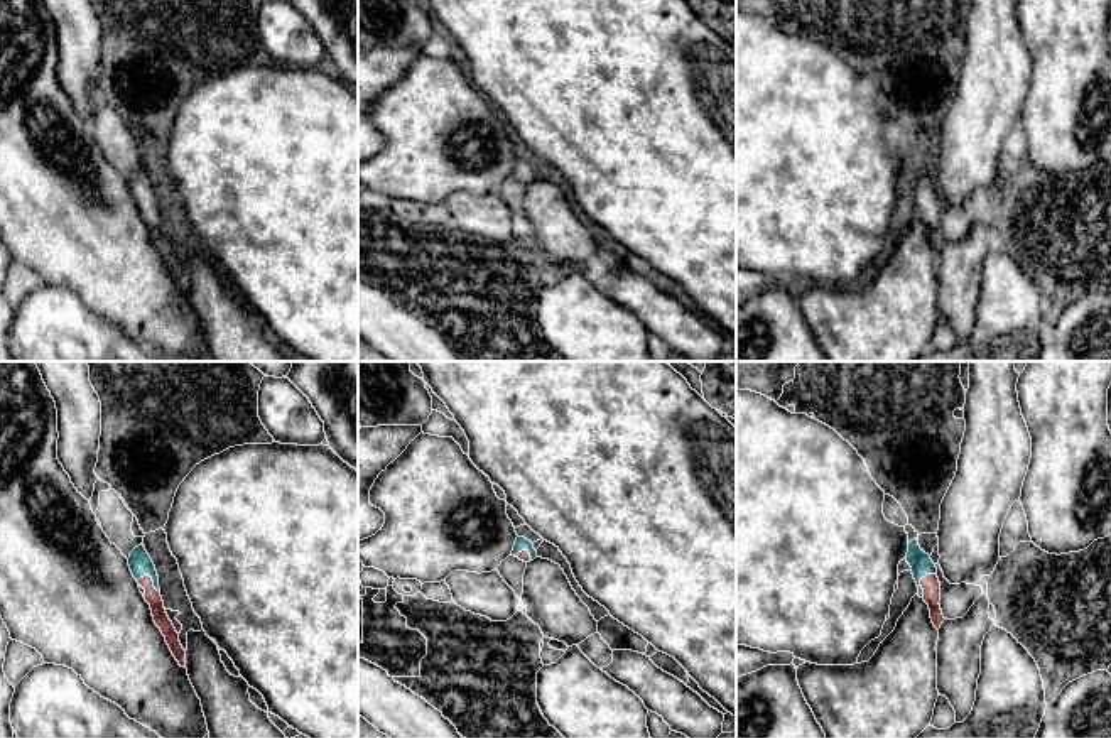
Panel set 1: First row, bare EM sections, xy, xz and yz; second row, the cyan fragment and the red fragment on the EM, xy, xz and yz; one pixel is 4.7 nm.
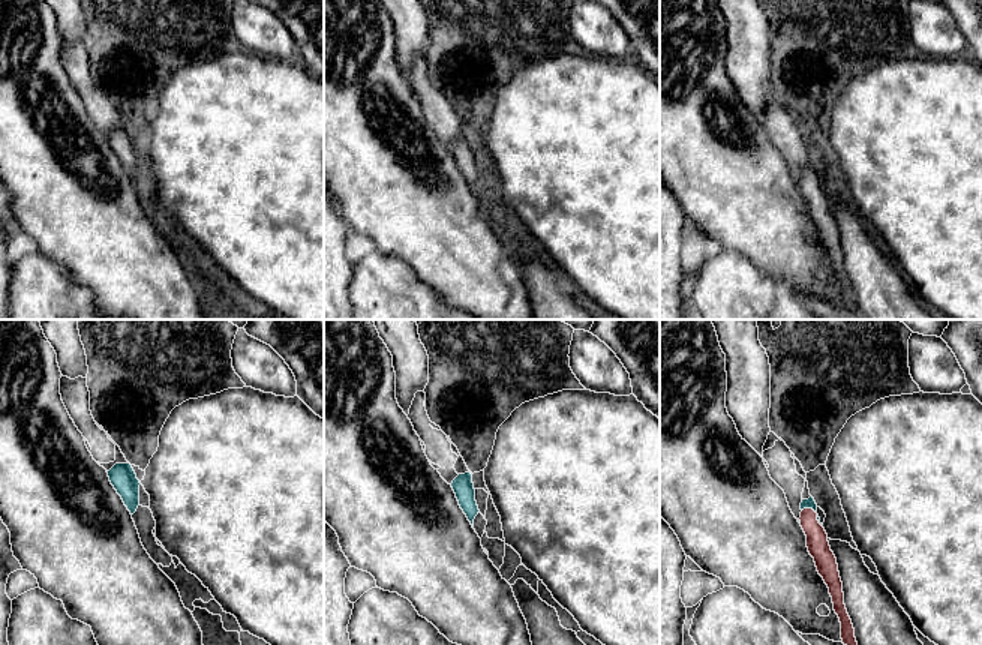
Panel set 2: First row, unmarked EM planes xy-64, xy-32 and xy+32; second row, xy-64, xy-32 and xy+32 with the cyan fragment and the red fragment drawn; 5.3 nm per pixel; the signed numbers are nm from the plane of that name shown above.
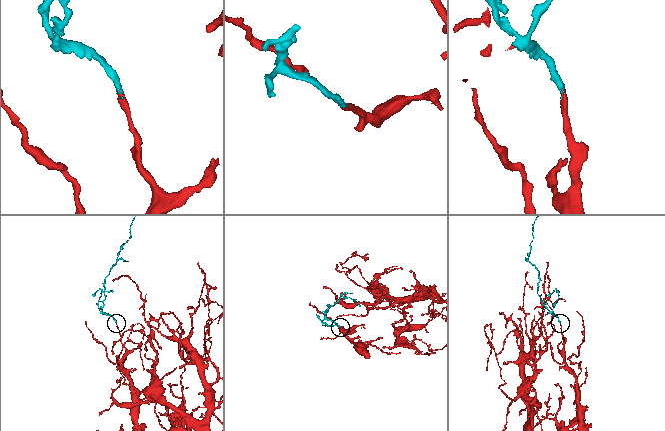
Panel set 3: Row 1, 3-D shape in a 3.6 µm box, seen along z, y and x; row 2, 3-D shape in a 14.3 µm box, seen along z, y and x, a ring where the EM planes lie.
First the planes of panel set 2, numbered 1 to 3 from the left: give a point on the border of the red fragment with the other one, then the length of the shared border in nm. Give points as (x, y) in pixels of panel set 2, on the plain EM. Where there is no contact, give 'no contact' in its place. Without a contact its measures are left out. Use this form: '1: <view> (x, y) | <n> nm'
1: no contact
2: no contact
3: xy+32 (816, 176) | 140 nm

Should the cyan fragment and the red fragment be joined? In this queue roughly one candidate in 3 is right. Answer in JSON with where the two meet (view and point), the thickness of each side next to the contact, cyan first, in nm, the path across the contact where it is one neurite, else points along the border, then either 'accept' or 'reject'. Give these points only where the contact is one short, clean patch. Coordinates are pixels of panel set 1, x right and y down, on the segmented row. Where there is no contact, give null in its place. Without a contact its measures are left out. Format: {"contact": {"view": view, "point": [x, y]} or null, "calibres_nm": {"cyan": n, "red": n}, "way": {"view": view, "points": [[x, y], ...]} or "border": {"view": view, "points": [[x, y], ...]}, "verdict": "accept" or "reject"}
{"contact": {"view": "xy", "point": [152, 580]}, "calibres_nm": {"cyan": 110, "red": 80}, "way": {"view": "xy", "points": [[140, 564], [152, 580], [152, 596]]}, "verdict": "accept"}

